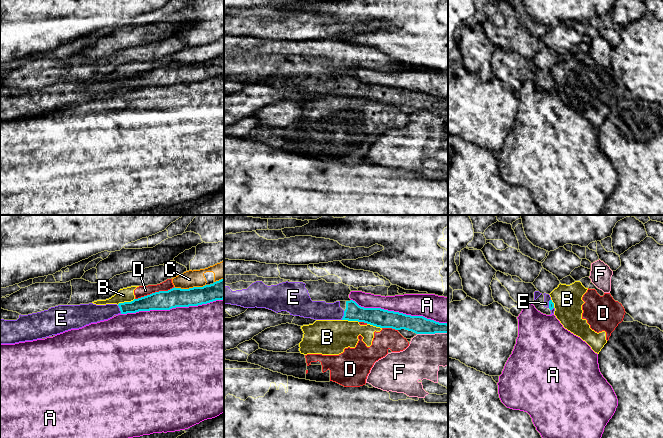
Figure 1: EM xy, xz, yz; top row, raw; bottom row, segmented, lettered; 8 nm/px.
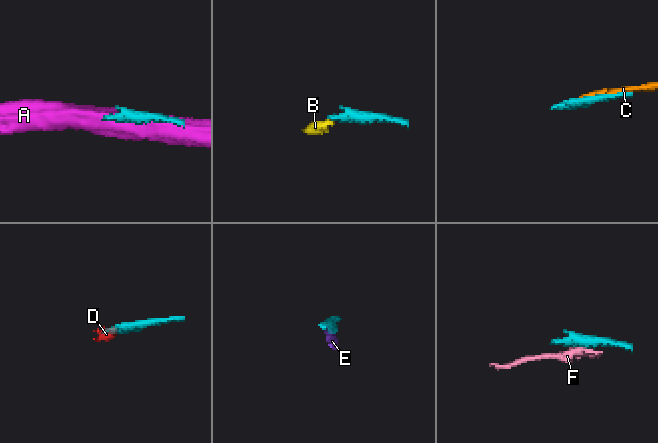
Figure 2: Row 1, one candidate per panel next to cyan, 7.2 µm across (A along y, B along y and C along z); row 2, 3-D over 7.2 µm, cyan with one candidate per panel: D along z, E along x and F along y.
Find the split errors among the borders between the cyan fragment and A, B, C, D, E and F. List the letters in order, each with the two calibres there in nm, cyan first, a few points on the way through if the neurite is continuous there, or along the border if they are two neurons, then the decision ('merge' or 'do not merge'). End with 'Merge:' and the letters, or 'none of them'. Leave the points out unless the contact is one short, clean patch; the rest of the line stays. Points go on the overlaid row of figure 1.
A: calibres 160 and 480 nm; do not merge
B: calibres 140 and 110 nm; border xy (134, 298), (128, 302), (119, 302), (117, 304); do not merge
C: calibres 160 and 140 nm; do not merge
D: calibres 160 and 90 nm; border xy (174, 287), (168, 290), (155, 291), (135, 299); do not merge
E: calibres 130 and 160 nm; way xy (150, 302), (120, 309), (90, 313); merge
F: calibres 140 and 300 nm; do not merge
Merge: E

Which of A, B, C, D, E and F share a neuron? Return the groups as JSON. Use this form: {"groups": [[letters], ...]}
{"groups": [["A"], ["B", "C", "D"], ["E"], ["F"]]}

